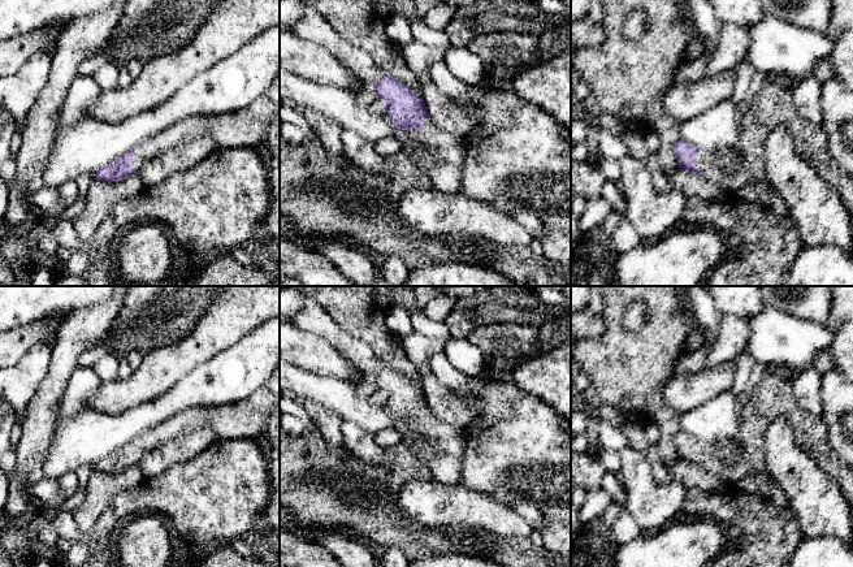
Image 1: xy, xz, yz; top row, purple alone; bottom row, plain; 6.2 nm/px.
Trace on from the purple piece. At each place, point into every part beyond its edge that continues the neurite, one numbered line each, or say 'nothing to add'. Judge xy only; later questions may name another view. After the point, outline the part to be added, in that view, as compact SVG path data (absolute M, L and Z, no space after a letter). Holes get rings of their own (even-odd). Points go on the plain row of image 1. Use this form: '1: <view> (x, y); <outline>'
1: xy (245, 419); M280 365L267 382L243 401L222 406L192 407L153 427L133 445L133 462L138 464L159 445L176 438L182 430L207 428L218 440L260 438L269 414L280 406Z

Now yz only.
1: yz (727, 458); M736 438L700 442L696 459L707 472L719 475L728 484L735 484L748 472L748 456Z

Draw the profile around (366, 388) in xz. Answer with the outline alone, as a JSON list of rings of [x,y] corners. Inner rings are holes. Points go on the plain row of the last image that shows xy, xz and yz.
[[[372,377],[356,384],[356,393],[360,397],[371,397],[376,390],[378,390],[378,386]]]

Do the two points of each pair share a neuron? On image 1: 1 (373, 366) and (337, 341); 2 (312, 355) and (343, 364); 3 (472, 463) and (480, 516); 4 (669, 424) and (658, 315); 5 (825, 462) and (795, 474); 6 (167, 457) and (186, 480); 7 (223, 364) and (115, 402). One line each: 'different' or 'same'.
1: same
2: same
3: different
4: same
5: different
6: different
7: different

